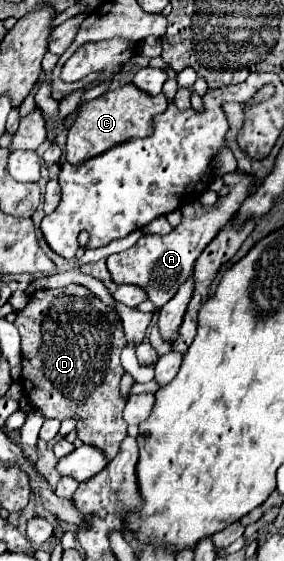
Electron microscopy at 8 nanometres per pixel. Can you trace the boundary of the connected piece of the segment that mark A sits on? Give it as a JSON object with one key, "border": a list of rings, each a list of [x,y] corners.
{"border":[[[230,172],[224,174],[224,184],[230,186],[230,194],[220,198],[214,206],[202,206],[198,200],[192,204],[184,204],[182,208],[182,222],[178,228],[174,228],[166,236],[158,234],[144,234],[130,250],[108,256],[108,272],[116,284],[134,284],[144,288],[146,296],[154,304],[166,304],[178,288],[186,282],[186,278],[192,274],[194,262],[202,254],[202,250],[214,240],[218,230],[232,220],[232,216],[238,212],[240,204],[248,198],[248,190],[254,188],[254,176],[244,172]]]}

